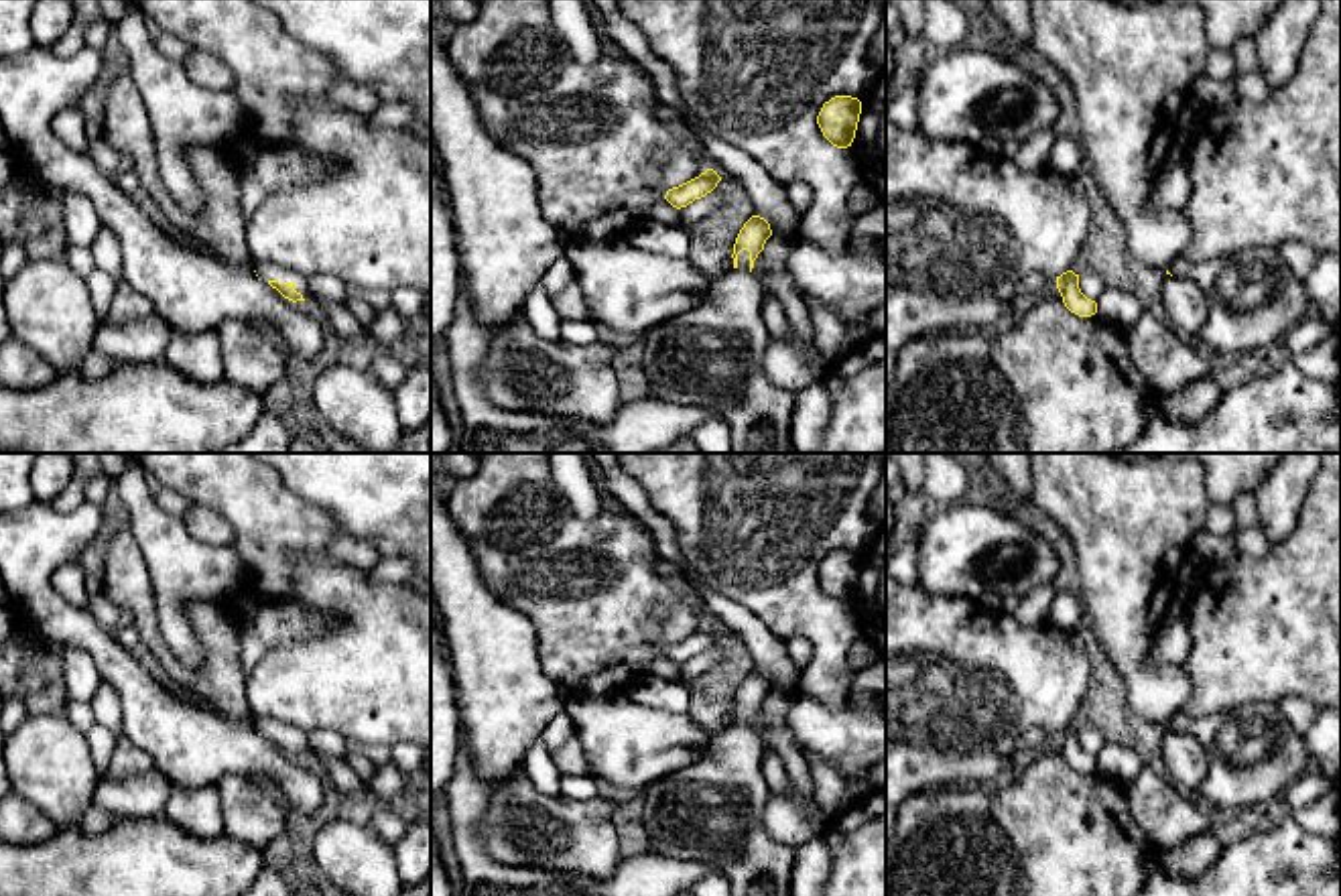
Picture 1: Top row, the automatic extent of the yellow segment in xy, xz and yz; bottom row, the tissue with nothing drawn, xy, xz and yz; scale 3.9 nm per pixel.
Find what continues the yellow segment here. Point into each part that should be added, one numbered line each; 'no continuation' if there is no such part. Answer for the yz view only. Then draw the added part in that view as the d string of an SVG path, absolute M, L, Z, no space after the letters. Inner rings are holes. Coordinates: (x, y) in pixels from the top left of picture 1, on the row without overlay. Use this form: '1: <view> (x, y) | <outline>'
1: yz (1254, 754) | M1254 701L1207 717L1174 713L1168 727L1197 738L1209 754L1209 772L1199 792L1225 817L1246 817L1284 794L1286 786L1313 768L1304 735L1296 733L1278 703Z

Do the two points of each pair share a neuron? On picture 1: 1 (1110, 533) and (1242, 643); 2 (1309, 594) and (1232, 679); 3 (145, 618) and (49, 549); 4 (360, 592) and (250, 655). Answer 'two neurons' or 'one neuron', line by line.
1: two neurons
2: one neuron
3: two neurons
4: two neurons

